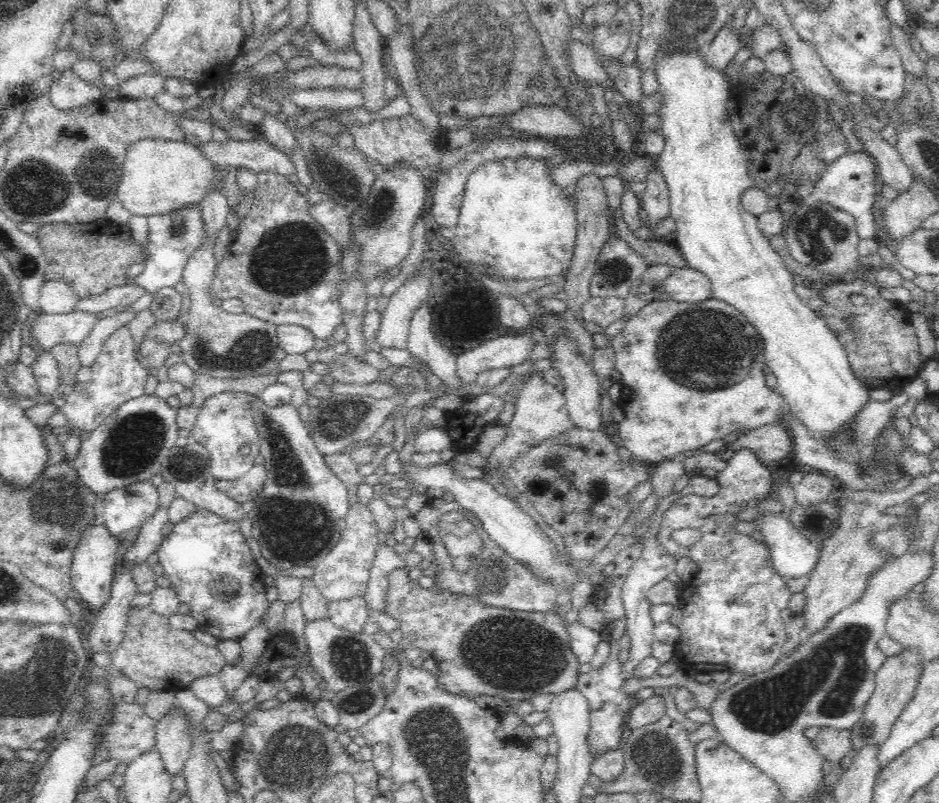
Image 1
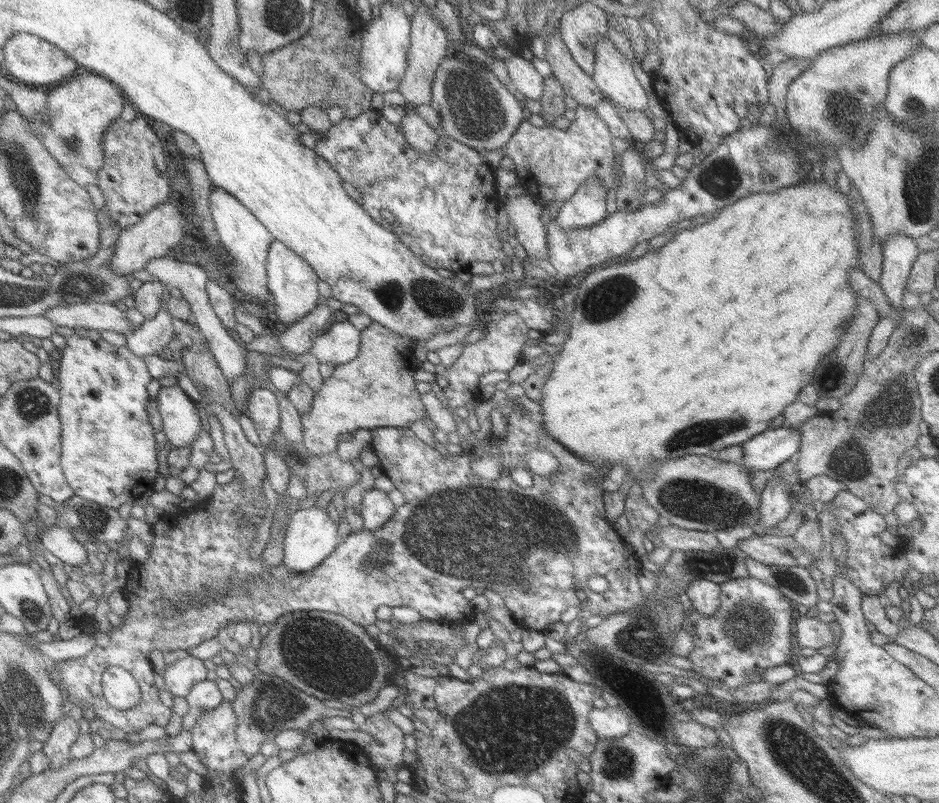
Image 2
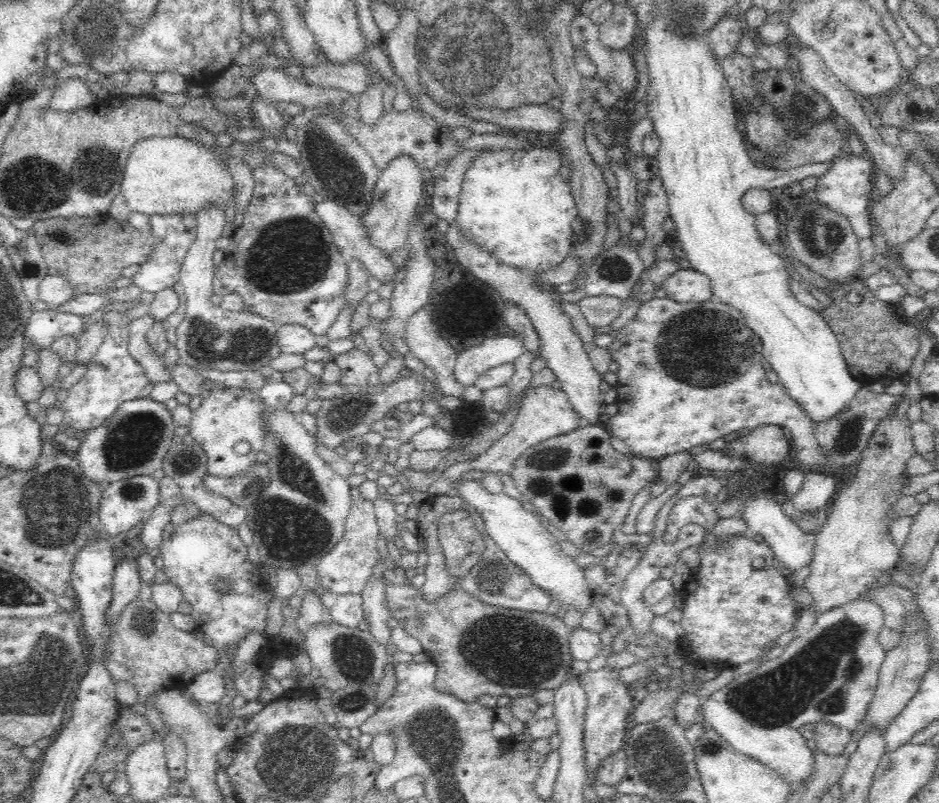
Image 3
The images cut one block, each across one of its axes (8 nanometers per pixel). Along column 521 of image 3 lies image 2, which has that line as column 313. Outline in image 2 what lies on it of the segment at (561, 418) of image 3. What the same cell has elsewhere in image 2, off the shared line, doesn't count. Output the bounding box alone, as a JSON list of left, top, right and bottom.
[301,322,425,456]

